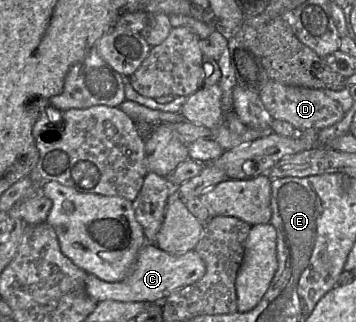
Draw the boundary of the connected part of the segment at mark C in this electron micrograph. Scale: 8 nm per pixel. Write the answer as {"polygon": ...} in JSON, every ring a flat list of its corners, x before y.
{"polygon":[[145,244,139,250,129,274,123,280,107,282,95,275,87,274,86,291,98,303,113,300,161,304,173,292,200,280,205,272,205,263,194,250,182,254,169,254,154,244]]}

